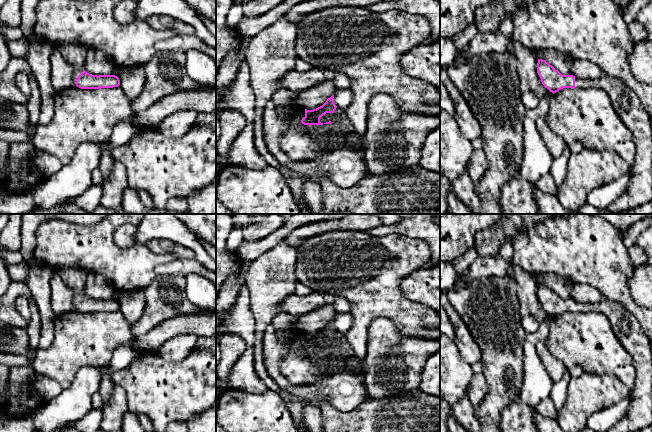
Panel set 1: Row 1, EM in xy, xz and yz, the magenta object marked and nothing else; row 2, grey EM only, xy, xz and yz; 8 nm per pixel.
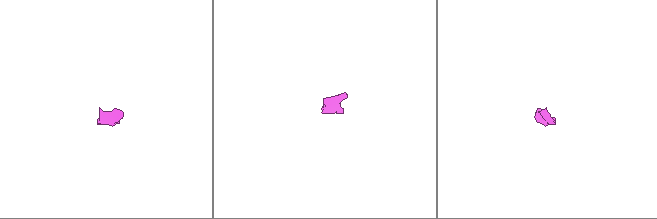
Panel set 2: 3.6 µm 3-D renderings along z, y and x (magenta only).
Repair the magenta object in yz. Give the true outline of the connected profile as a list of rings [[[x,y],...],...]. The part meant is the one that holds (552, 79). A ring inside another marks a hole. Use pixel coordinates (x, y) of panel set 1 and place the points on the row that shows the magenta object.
[[[538,59],[537,73],[542,84],[553,94],[563,88],[588,89],[598,88],[604,91],[611,100],[612,106],[633,135],[636,152],[632,165],[626,162],[614,151],[608,150],[582,150],[569,156],[567,173],[558,191],[559,202],[568,210],[578,211],[586,203],[588,193],[599,186],[630,172],[630,183],[623,194],[610,205],[608,210],[612,213],[629,211],[652,201],[652,128],[649,116],[644,109],[641,100],[634,90],[628,87],[620,78],[605,74],[595,79],[580,79],[573,75],[562,75],[552,65],[542,59]]]

